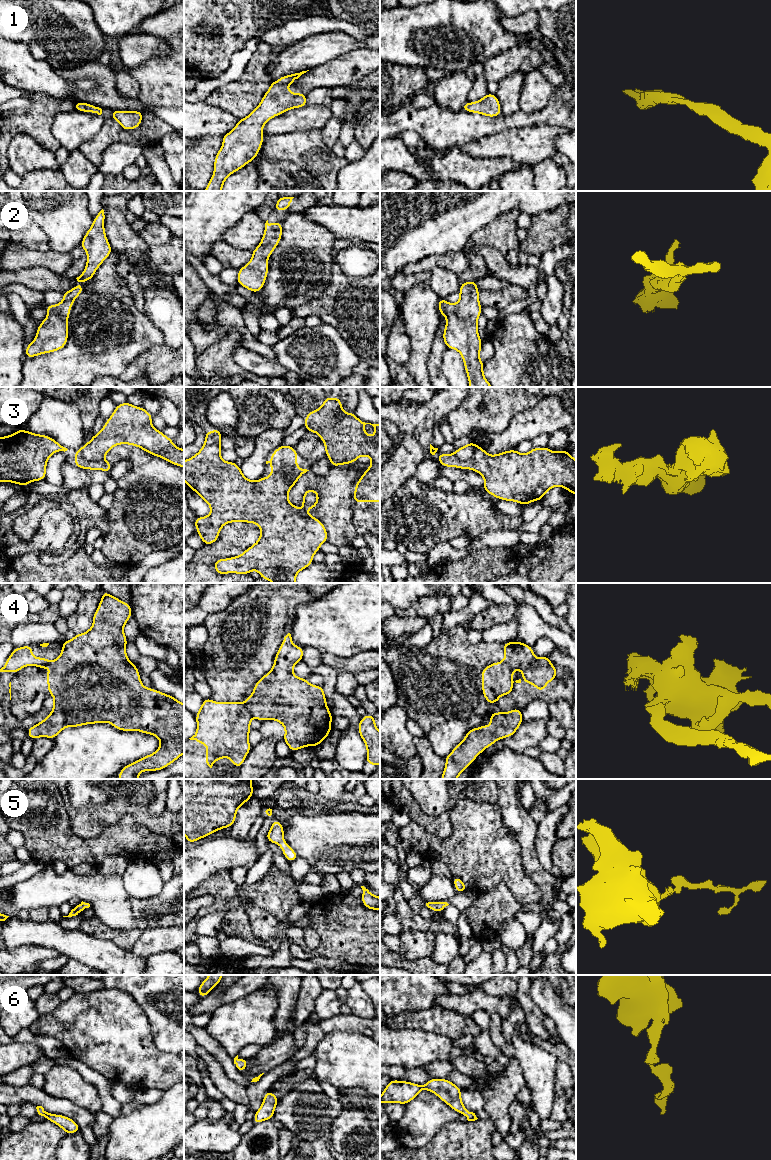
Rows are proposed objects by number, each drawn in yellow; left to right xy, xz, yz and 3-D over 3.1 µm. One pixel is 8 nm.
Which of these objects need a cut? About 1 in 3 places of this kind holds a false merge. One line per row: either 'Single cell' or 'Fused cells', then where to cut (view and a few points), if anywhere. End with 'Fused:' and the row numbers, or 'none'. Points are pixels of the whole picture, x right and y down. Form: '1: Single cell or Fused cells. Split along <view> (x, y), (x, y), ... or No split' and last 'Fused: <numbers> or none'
1: Single cell. No split
2: Single cell. No split
3: Fused cells. Split along xz (281, 469), (281, 472), (287, 478), (293, 479), (295, 477)
4: Fused cells. Split along yz (502, 661), (509, 666), (512, 672)
5: Single cell. No split
6: Single cell. No split
Fused: 3, 4

